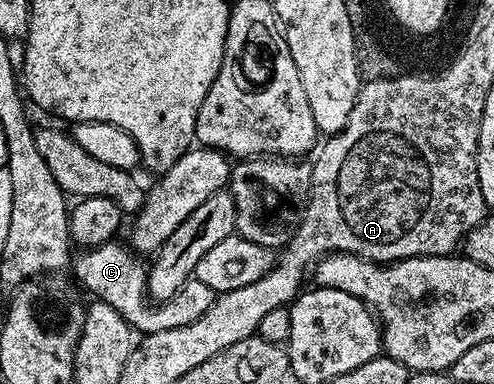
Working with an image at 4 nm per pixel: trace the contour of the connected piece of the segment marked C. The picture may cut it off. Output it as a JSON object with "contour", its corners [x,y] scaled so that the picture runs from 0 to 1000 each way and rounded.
{"contour":[[[229,630],[164,654],[152,669],[150,698],[154,688],[156,721],[152,719],[152,727],[158,732],[160,747],[172,763],[178,758],[180,773],[215,786],[215,797],[231,797],[231,807],[239,807],[239,818],[247,818],[247,828],[259,841],[261,854],[277,867],[298,870],[320,859],[360,859],[360,849],[385,849],[385,839],[401,839],[401,828],[409,818],[417,818],[417,807],[425,807],[425,797],[437,784],[441,763],[425,755],[425,745],[417,745],[417,734],[391,724],[368,745],[368,755],[360,755],[360,766],[352,766],[352,776],[330,786],[304,786],[300,711],[294,690],[275,688],[275,677],[279,677],[277,659],[269,656],[265,643],[251,638],[249,646],[243,630]]]}

